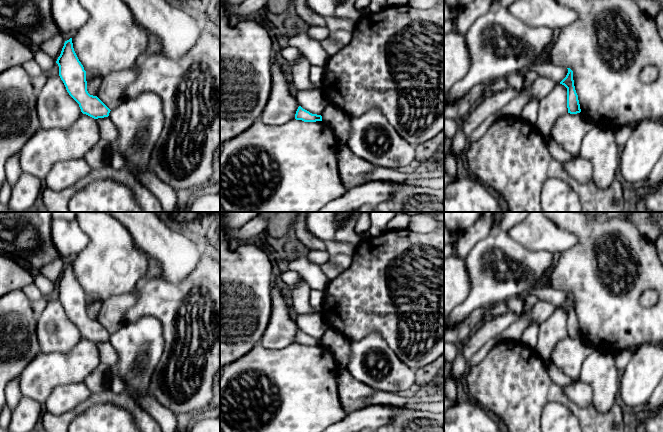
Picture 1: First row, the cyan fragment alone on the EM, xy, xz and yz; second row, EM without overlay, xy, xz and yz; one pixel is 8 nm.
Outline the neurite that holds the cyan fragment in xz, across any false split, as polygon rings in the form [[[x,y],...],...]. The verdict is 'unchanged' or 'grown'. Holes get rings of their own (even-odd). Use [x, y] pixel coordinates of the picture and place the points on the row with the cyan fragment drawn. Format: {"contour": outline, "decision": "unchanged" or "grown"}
{"contour": [[[299,106],[295,114],[295,119],[302,120],[304,122],[316,122],[316,121],[322,121],[322,116],[312,114],[309,111],[303,109],[301,106]]], "decision": "unchanged"}

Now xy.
{"contour": [[[72,38],[65,41],[56,63],[67,92],[79,104],[81,112],[94,119],[108,117],[111,110],[87,91],[86,71],[74,51]]], "decision": "unchanged"}

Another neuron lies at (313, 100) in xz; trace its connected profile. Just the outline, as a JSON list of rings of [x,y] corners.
[[[319,88],[296,91],[295,99],[303,109],[317,115],[321,115],[331,104],[323,90]]]

